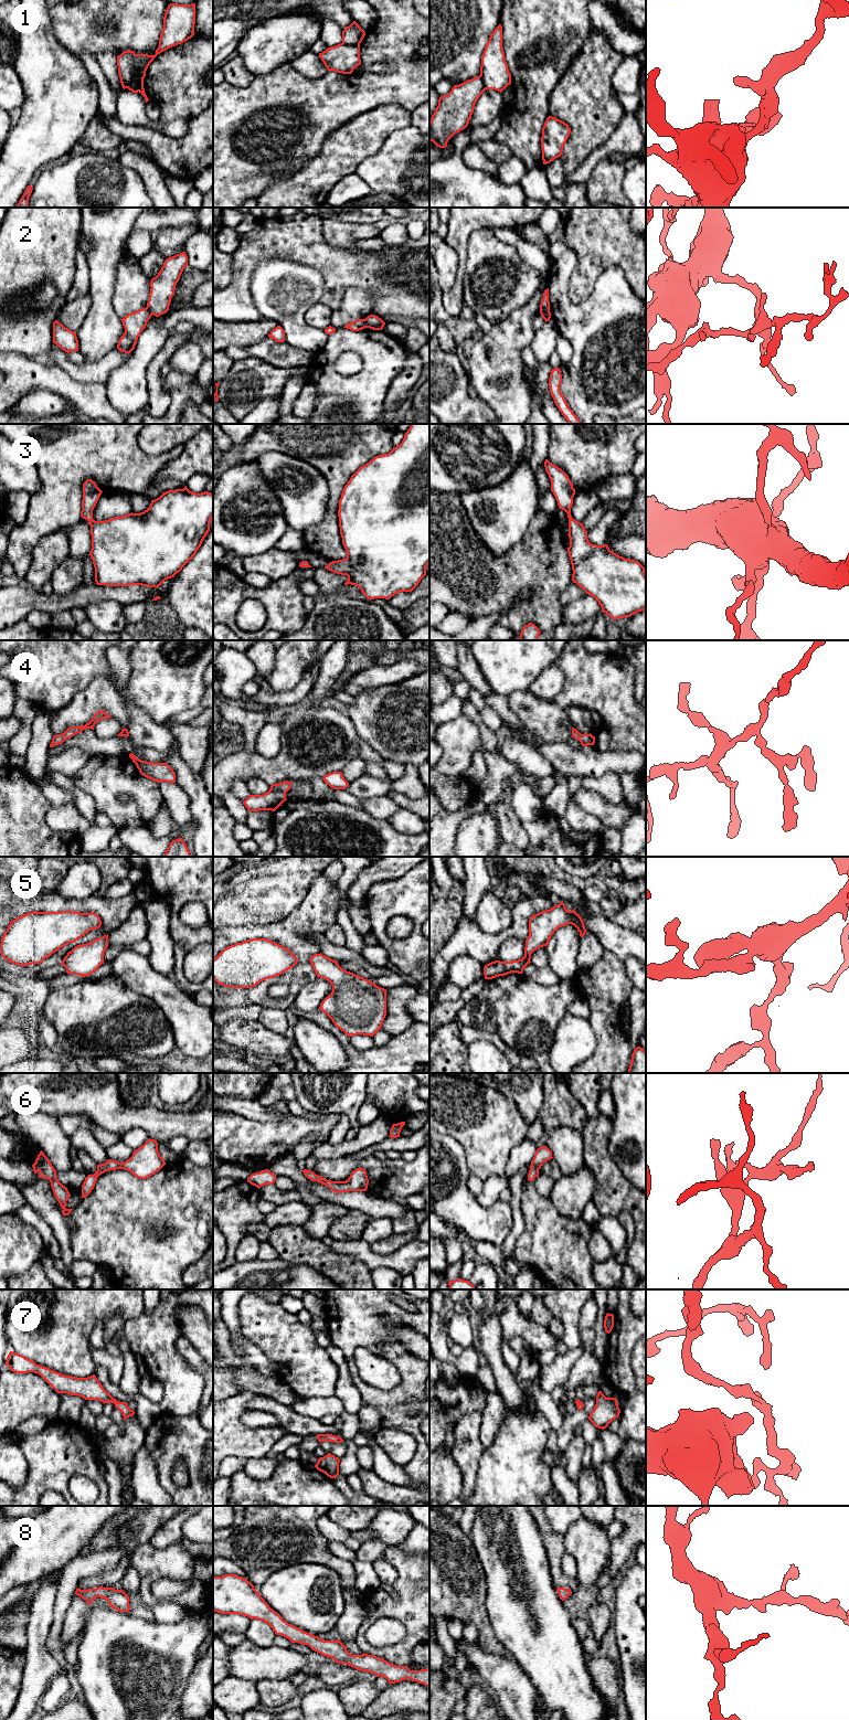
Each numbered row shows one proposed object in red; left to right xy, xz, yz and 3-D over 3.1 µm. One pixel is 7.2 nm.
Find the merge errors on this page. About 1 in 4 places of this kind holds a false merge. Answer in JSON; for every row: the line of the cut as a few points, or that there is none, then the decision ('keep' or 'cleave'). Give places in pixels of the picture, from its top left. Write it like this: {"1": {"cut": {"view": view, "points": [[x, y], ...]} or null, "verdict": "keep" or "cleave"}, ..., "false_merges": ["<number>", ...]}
{"1": {"cut": {"view": "xz", "points": [[342, 42], [359, 45]]}, "verdict": "cleave"}, "2": {"cut": {"view": "yz", "points": [[549, 309], [540, 312]]}, "verdict": "cleave"}, "3": {"cut": null, "verdict": "keep"}, "4": {"cut": null, "verdict": "keep"}, "5": {"cut": null, "verdict": "keep"}, "6": {"cut": null, "verdict": "keep"}, "7": {"cut": null, "verdict": "keep"}, "8": {"cut": null, "verdict": "keep"}, "false_merges": ["1", "2"]}

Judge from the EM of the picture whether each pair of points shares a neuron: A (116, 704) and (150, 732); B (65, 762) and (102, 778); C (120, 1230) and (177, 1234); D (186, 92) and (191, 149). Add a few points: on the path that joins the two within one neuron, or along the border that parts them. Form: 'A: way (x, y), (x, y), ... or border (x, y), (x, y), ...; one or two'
A: border (117, 692), (128, 714), (127, 729); two
B: border (91, 755), (88, 761), (71, 777); two
C: way (135, 1230), (162, 1230); one
D: border (201, 112), (189, 120); two

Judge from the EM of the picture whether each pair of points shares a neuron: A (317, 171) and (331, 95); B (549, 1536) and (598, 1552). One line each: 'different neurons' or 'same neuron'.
A: different neurons
B: different neurons

